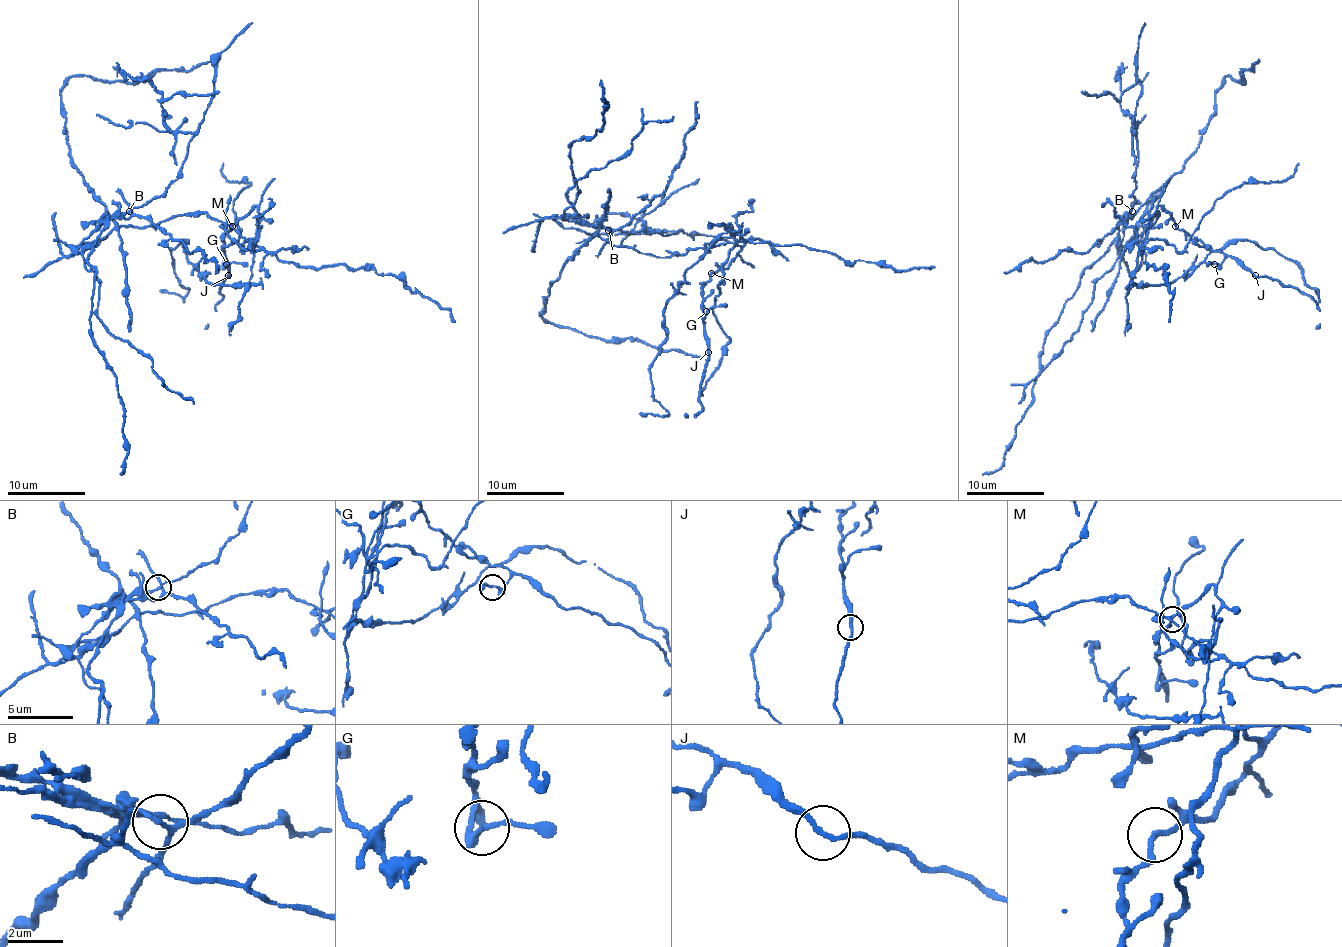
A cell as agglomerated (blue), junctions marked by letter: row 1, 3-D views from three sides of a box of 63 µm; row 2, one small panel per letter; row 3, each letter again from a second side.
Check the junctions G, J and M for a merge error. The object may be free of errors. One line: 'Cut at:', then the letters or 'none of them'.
Cut at: M

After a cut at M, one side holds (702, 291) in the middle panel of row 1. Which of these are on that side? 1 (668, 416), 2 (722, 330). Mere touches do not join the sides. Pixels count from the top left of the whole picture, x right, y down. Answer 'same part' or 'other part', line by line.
1: other part
2: other part

